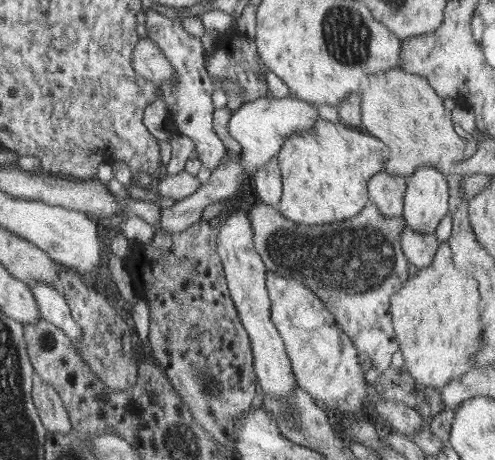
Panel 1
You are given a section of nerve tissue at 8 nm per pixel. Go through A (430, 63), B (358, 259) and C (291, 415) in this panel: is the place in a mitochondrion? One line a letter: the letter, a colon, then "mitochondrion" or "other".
A: other
B: mitochondrion
C: mitochondrion

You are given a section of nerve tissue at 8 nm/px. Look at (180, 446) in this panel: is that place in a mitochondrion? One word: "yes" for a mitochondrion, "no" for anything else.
yes

